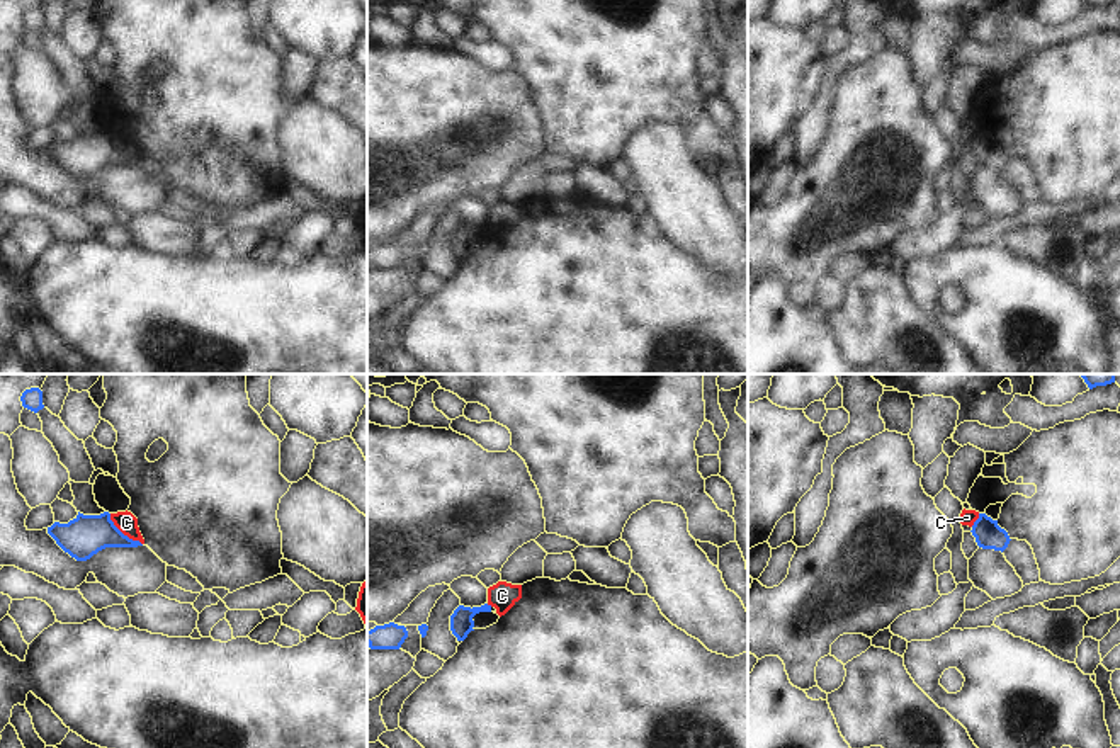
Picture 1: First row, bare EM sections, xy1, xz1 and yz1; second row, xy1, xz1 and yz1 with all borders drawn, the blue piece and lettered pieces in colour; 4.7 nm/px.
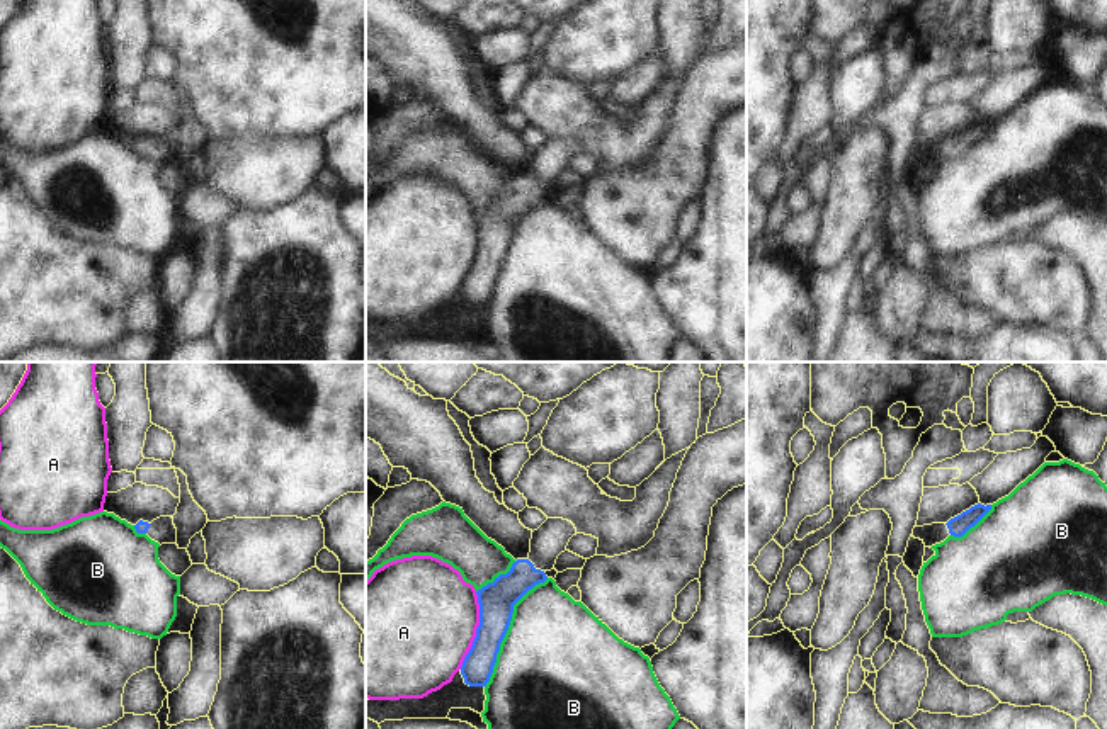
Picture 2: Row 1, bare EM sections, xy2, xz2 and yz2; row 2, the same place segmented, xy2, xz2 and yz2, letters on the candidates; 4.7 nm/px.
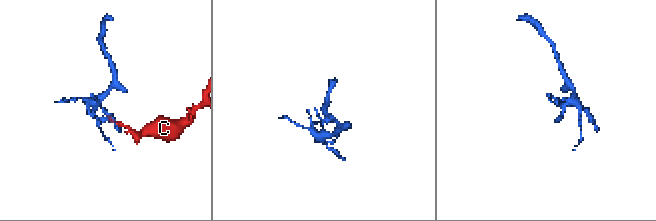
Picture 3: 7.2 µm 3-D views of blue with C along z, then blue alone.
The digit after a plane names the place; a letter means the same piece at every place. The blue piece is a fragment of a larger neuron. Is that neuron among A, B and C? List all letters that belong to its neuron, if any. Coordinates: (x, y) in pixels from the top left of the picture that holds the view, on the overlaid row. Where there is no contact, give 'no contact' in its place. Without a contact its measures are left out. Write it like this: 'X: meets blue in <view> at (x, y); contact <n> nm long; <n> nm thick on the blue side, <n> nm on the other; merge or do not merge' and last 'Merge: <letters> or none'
A: meets blue in xz2 at (476, 631); contact 380 nm long; 170 nm thick on the blue side, 500 nm on the other; do not merge
B: meets blue in xz2 at (507, 629); contact 600 nm long; 170 nm thick on the blue side, 500 nm on the other; do not merge
C: meets blue in xy1 at (121, 532); contact 220 nm long; 200 nm thick on the blue side, 100 nm on the other; do not merge
Merge: none

